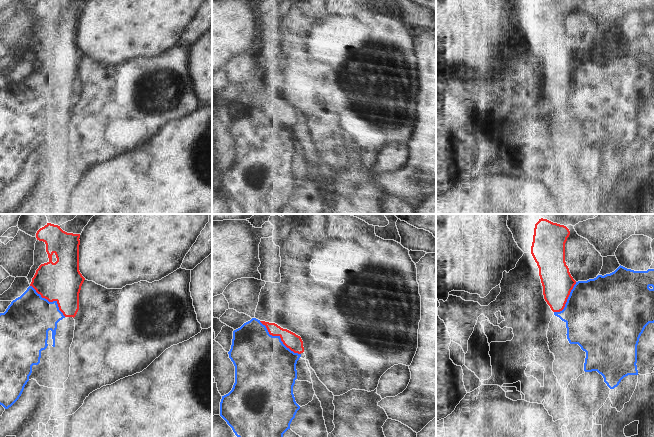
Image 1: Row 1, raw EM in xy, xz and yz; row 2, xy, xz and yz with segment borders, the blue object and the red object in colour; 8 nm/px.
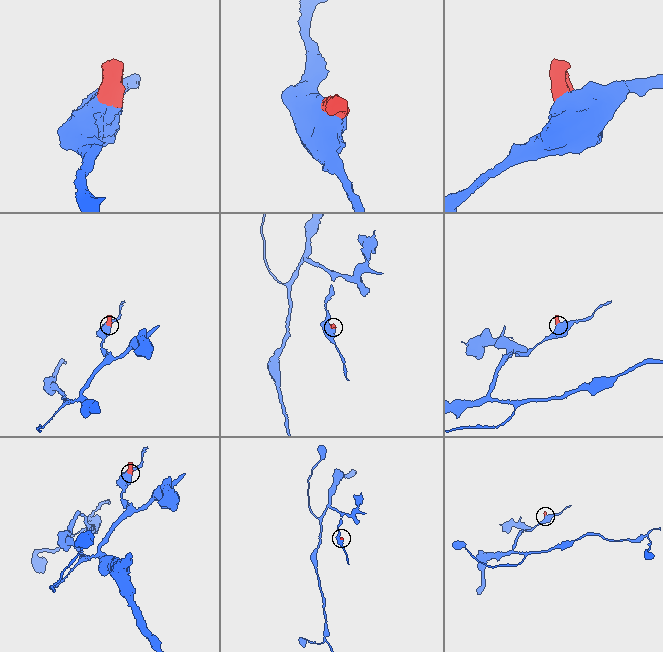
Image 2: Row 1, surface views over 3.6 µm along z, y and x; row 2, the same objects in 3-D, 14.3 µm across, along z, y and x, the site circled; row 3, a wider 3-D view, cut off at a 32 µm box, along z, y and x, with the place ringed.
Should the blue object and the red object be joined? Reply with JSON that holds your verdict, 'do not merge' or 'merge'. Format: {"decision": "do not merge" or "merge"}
{"decision": "do not merge"}

